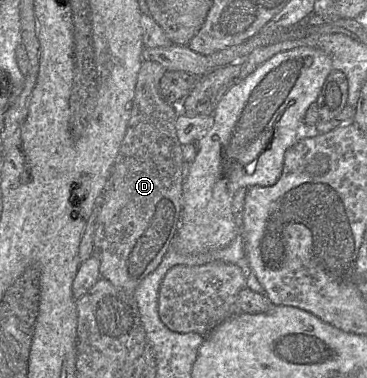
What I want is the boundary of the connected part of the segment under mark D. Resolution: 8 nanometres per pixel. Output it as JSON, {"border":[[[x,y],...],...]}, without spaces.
{"border":[[[152,61],[142,62],[138,76],[137,76],[132,112],[127,125],[126,133],[120,145],[115,163],[111,168],[110,181],[107,185],[105,184],[105,187],[104,187],[105,192],[102,193],[101,200],[100,200],[100,212],[97,217],[96,229],[94,234],[94,253],[92,255],[97,255],[97,257],[100,260],[101,278],[107,279],[116,288],[126,293],[134,294],[134,291],[137,288],[137,286],[148,275],[150,275],[158,268],[164,256],[171,248],[171,242],[177,232],[177,229],[179,227],[179,220],[181,217],[182,190],[183,190],[183,181],[185,177],[186,164],[183,161],[182,145],[178,140],[176,129],[175,129],[175,122],[177,118],[176,112],[171,105],[167,104],[162,99],[160,90],[159,90],[160,80],[166,72],[167,70],[157,62],[152,62]]]}

